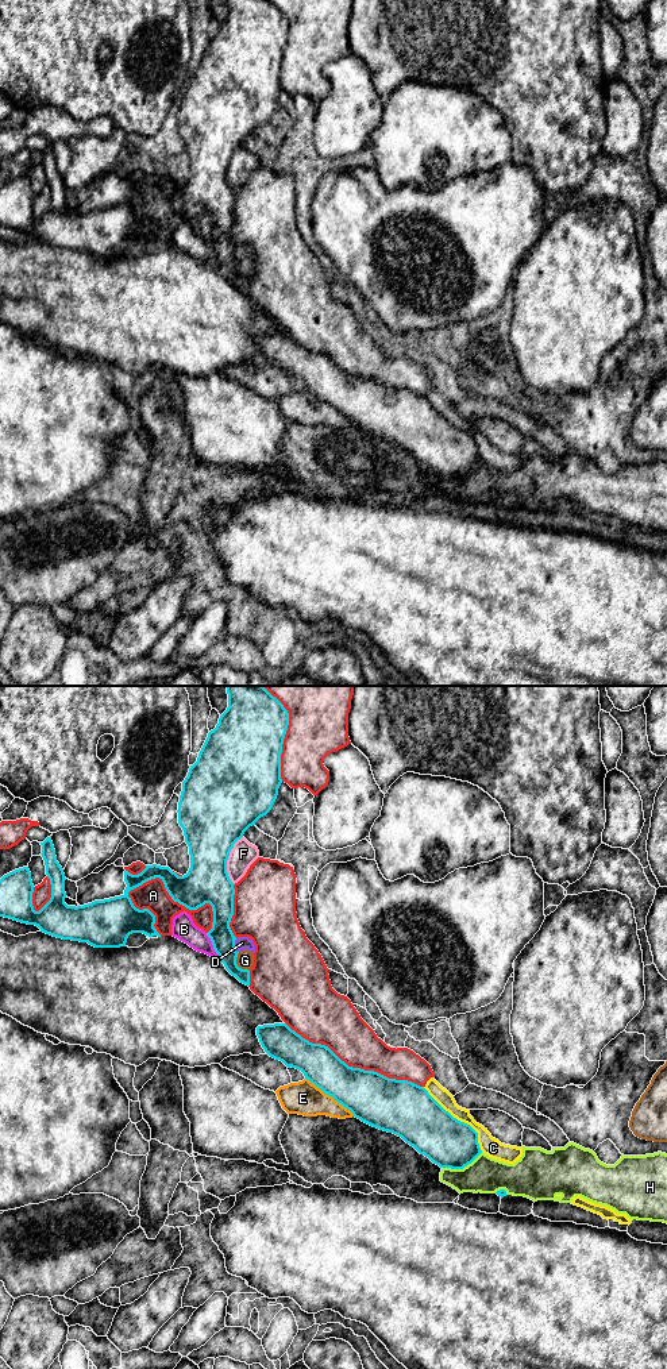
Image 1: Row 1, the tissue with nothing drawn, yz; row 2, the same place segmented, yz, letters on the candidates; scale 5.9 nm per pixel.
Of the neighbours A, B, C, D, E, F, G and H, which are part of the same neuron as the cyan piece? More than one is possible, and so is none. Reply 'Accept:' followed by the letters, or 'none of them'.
Accept: none of them

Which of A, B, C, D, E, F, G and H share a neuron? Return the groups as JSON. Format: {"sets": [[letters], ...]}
{"sets": [["A"], ["B", "C", "D"], ["E"], ["F"], ["G"], ["H"]]}

